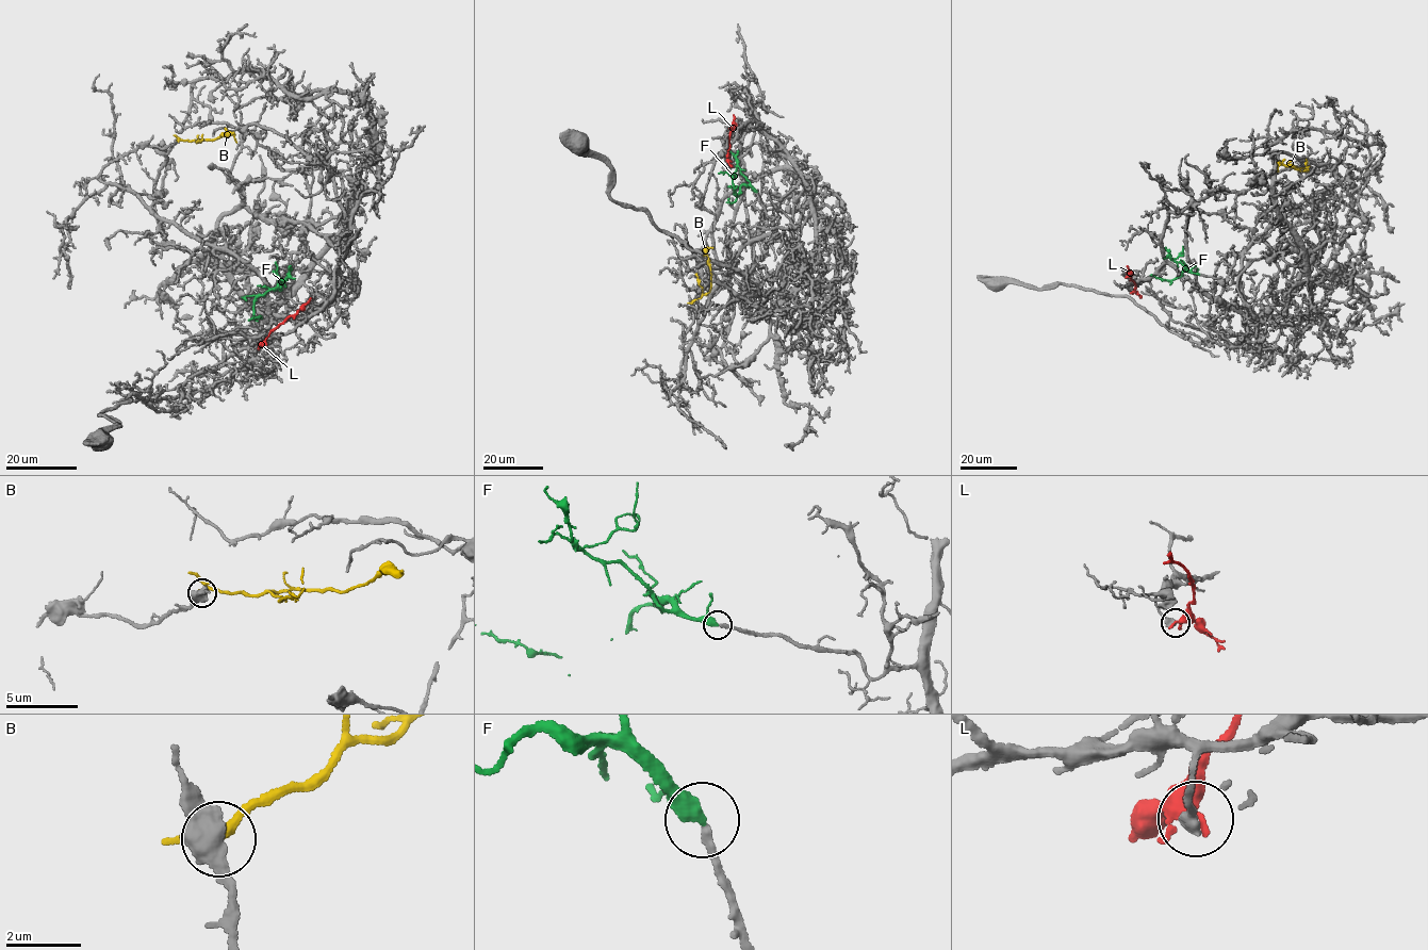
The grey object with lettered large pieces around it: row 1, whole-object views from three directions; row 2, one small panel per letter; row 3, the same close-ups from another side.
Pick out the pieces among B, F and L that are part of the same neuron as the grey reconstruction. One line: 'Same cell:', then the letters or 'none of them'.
Same cell: F

